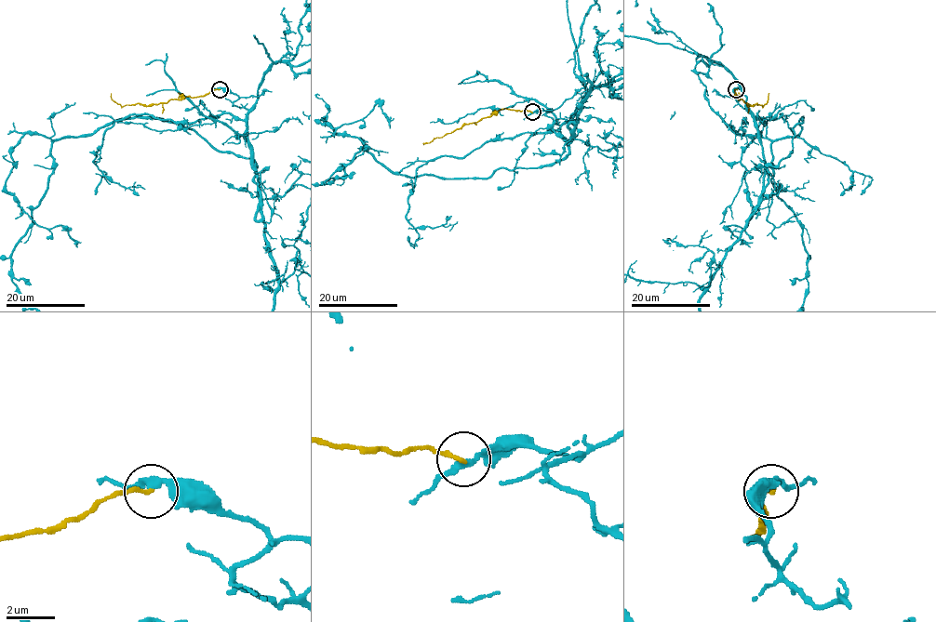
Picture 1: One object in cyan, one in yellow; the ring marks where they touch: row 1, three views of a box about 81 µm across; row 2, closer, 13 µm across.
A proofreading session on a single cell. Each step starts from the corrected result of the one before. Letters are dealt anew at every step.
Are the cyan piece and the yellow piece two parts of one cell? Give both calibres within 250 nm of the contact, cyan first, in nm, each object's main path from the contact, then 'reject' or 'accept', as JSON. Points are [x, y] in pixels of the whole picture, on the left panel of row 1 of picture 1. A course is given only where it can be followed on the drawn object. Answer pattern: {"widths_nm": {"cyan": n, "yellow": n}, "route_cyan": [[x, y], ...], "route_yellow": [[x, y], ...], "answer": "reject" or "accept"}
{"widths_nm": {"cyan": 260, "yellow": 170}, "route_cyan": [[219, 89], [247, 110], [256, 166], [157, 119], [52, 143], [11, 281]], "route_yellow": [[219, 89], [204, 95], [147, 106], [138, 103], [122, 107], [111, 99], [111, 93]], "answer": "reject"}

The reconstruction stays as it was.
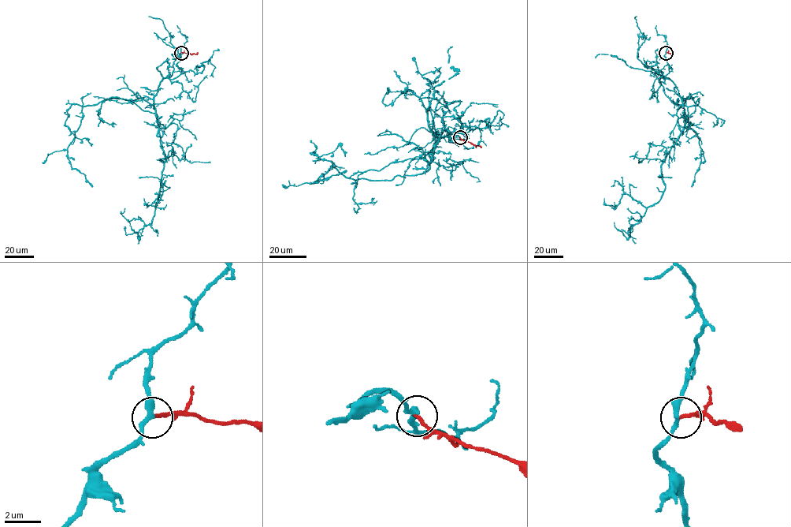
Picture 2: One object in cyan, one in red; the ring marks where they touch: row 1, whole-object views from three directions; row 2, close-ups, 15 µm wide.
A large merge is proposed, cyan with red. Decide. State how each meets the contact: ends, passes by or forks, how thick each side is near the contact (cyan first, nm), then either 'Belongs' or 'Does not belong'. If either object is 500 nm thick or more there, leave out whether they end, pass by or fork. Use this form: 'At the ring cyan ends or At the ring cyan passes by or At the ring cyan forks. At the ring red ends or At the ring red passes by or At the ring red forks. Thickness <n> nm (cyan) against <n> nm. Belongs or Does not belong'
At the ring cyan passes by. At the ring red ends. Thickness 300 nm (cyan) against 190 nm. Belongs

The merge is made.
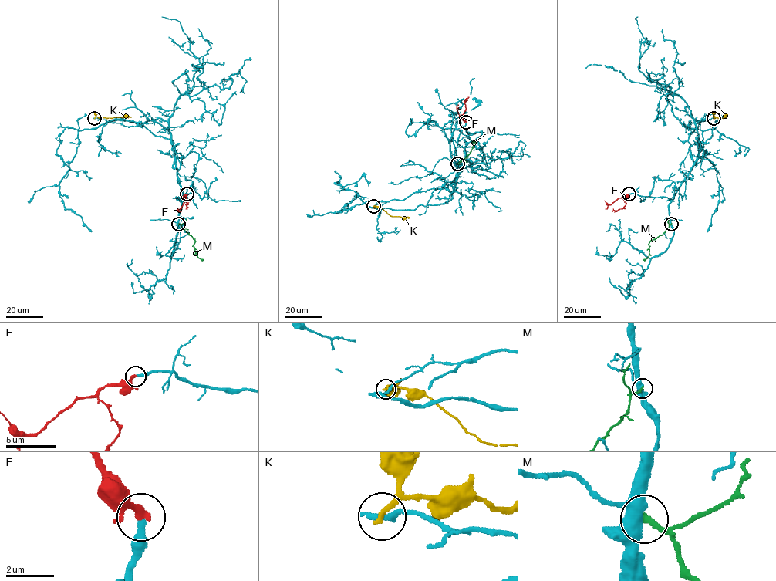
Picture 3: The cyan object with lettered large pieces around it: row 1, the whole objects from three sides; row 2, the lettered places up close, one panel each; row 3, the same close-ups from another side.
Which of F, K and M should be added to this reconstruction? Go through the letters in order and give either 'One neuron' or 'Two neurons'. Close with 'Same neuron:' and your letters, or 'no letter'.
F: One neuron
K: Two neurons
M: Two neurons
Same neuron: F

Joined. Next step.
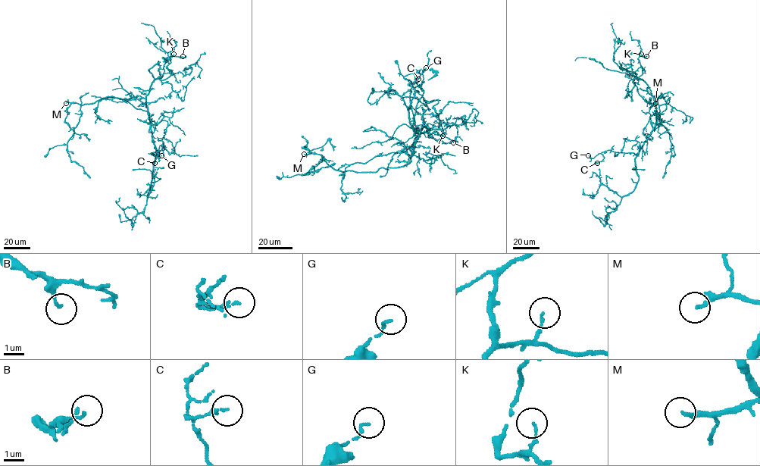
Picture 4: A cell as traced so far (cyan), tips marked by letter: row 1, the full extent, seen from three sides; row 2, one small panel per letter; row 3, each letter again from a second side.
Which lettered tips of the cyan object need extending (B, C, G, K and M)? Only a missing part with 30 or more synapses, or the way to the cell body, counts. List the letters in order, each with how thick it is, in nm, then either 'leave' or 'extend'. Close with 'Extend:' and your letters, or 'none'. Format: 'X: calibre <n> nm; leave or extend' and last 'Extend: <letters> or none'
B: calibre 130 nm; leave
C: calibre 180 nm; leave
G: calibre 100 nm; leave
K: calibre 130 nm; leave
M: calibre 190 nm; extend
Extend: M

